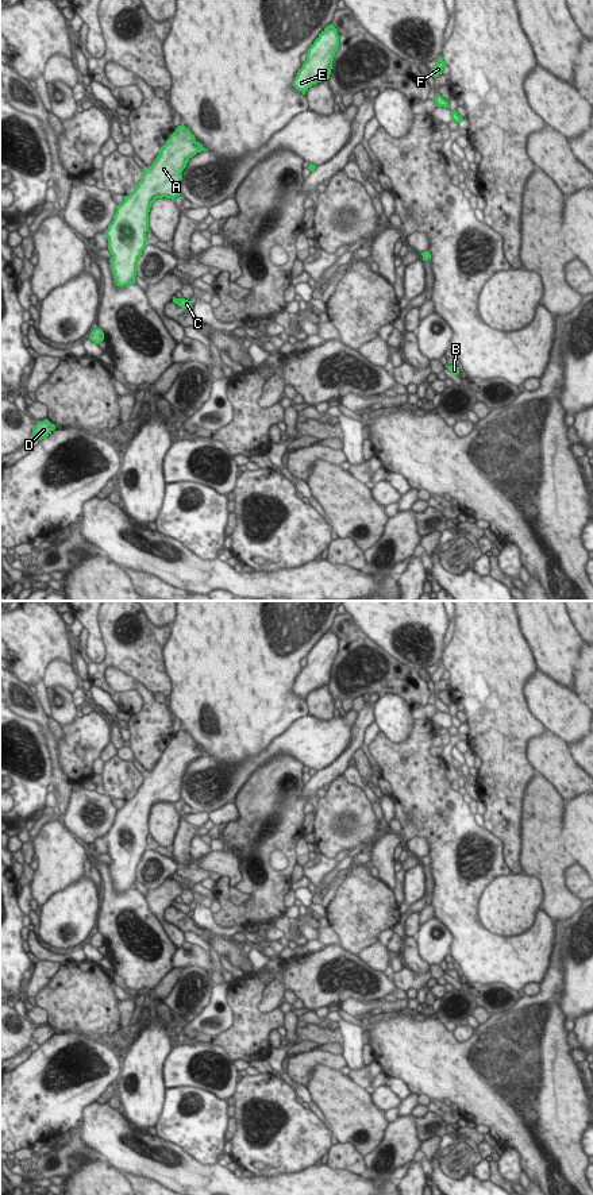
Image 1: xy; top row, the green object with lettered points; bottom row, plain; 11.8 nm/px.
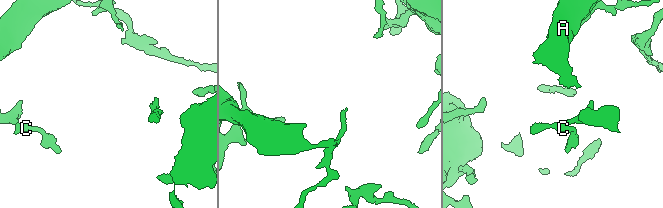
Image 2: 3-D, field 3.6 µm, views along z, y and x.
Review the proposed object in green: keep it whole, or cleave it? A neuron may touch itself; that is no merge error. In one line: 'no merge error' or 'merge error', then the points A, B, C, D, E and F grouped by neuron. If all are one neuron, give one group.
no merge error | A B C D E F

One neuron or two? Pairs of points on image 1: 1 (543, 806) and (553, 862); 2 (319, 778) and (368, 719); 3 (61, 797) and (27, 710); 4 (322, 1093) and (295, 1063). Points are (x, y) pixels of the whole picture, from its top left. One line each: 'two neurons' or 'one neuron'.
1: one neuron
2: one neuron
3: one neuron
4: two neurons

